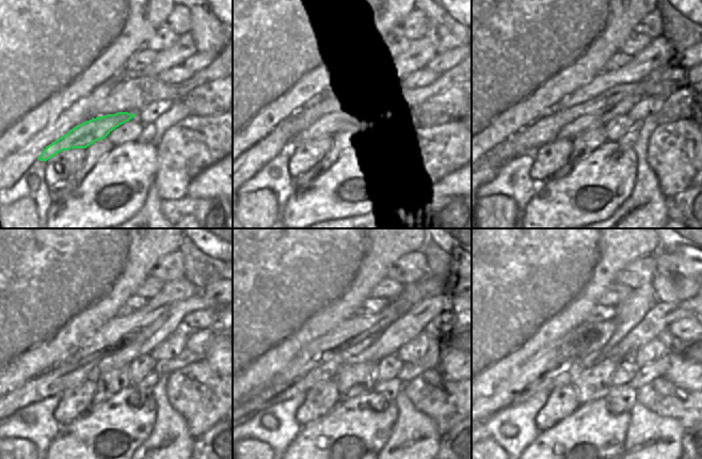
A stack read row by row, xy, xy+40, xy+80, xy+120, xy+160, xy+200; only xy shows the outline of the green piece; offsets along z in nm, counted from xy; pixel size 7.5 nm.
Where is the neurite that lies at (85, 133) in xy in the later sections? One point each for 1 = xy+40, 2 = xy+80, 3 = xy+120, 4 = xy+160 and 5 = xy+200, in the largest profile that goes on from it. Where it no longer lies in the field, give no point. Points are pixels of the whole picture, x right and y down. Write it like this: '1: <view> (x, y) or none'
1: xy+40 (334, 128)
2: xy+80 (599, 119)
3: xy+120 (166, 325)
4: xy+160 (414, 321)
5: xy+200 (658, 318)

